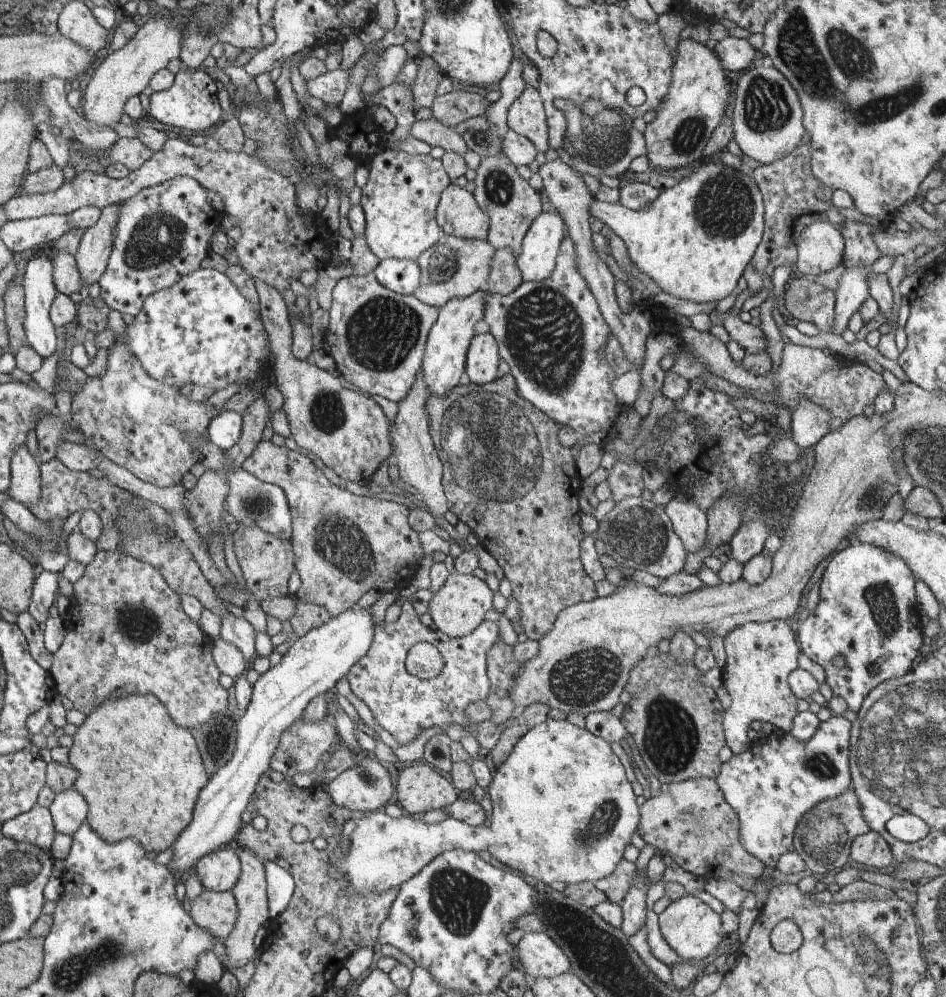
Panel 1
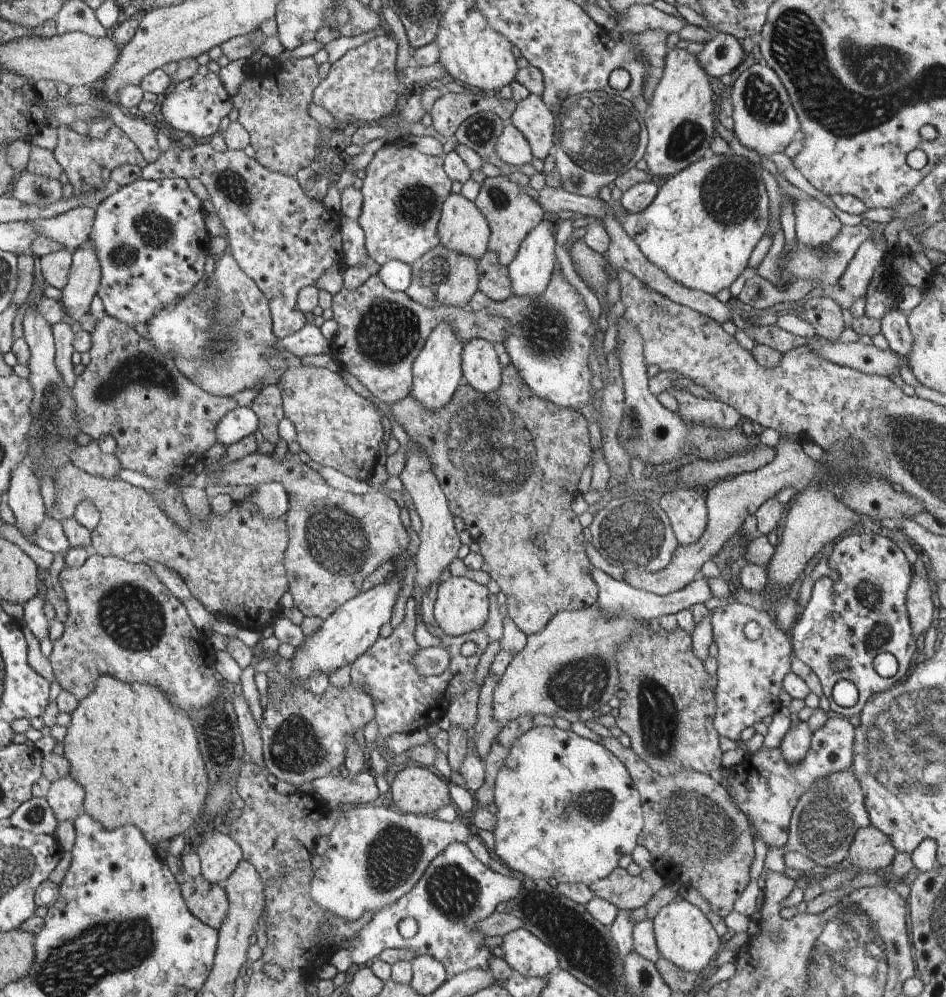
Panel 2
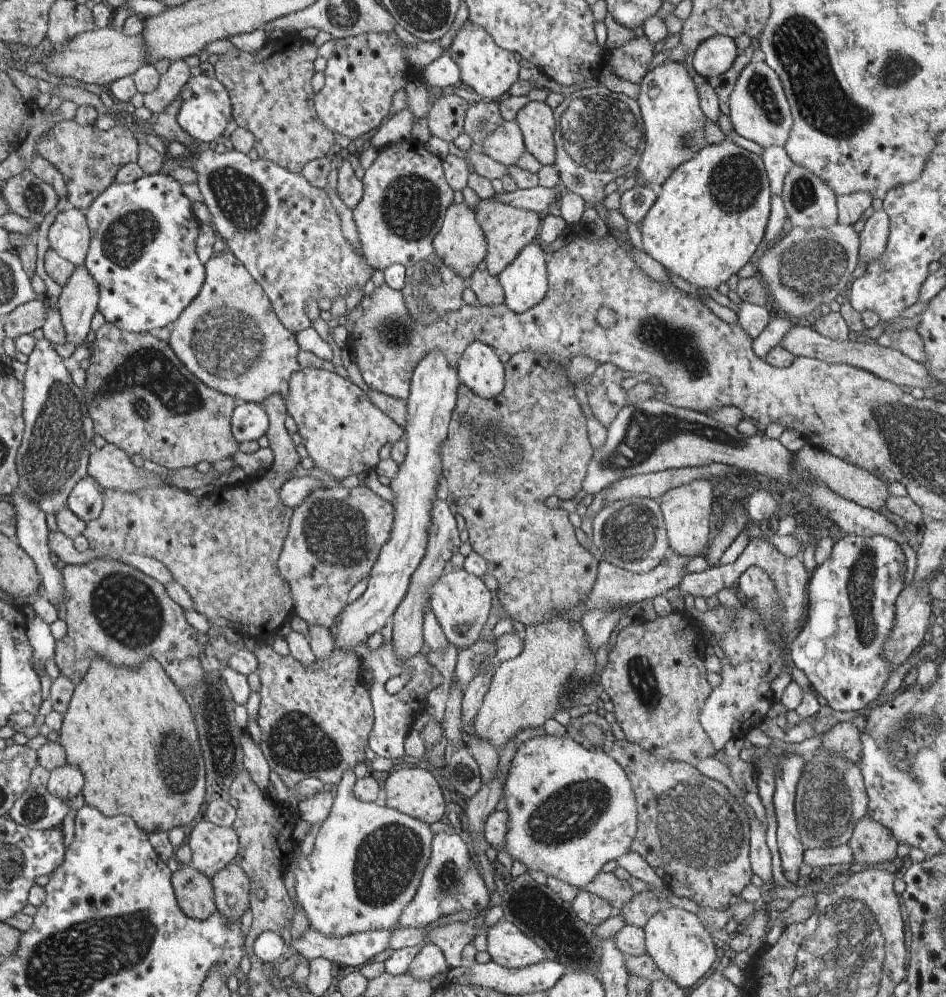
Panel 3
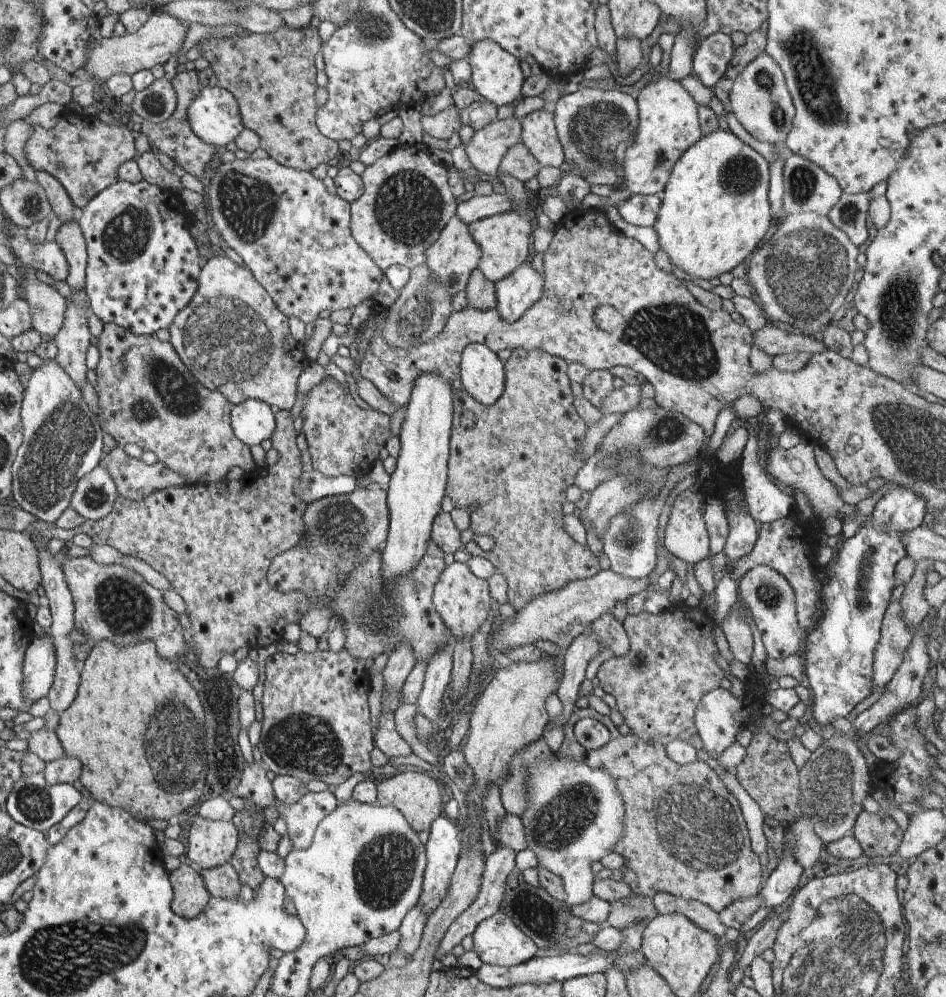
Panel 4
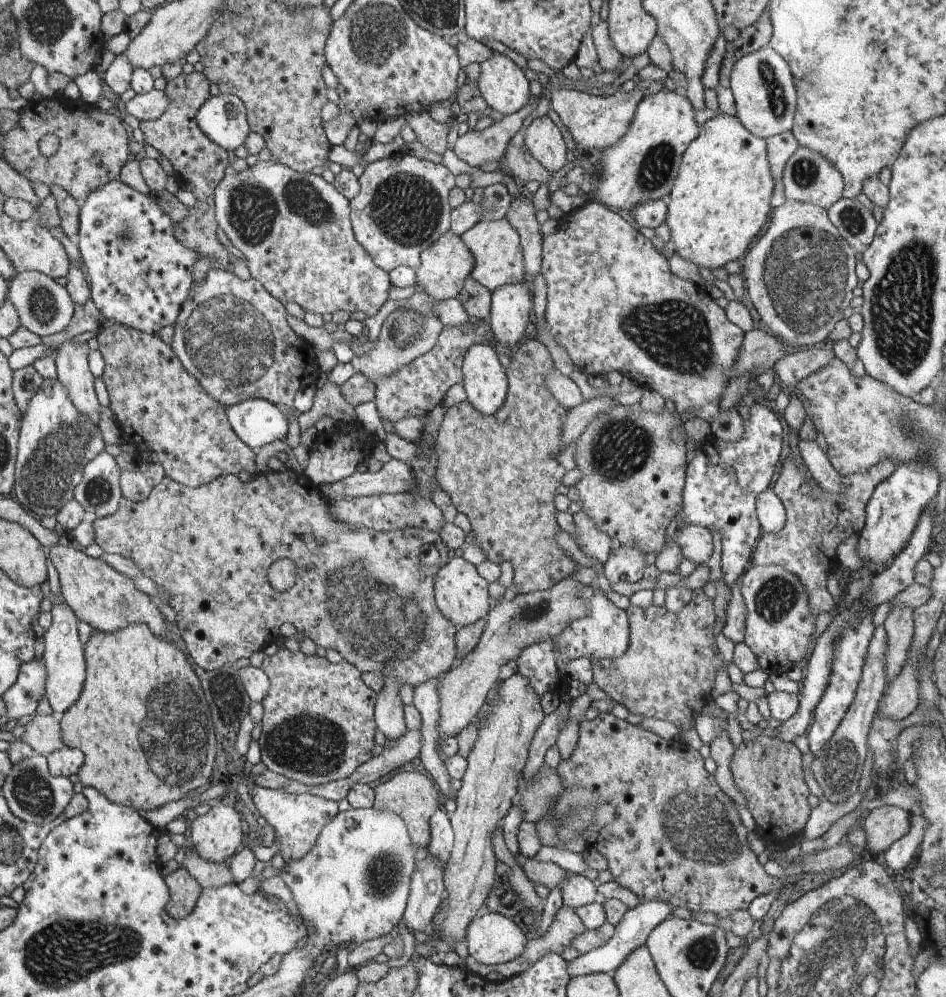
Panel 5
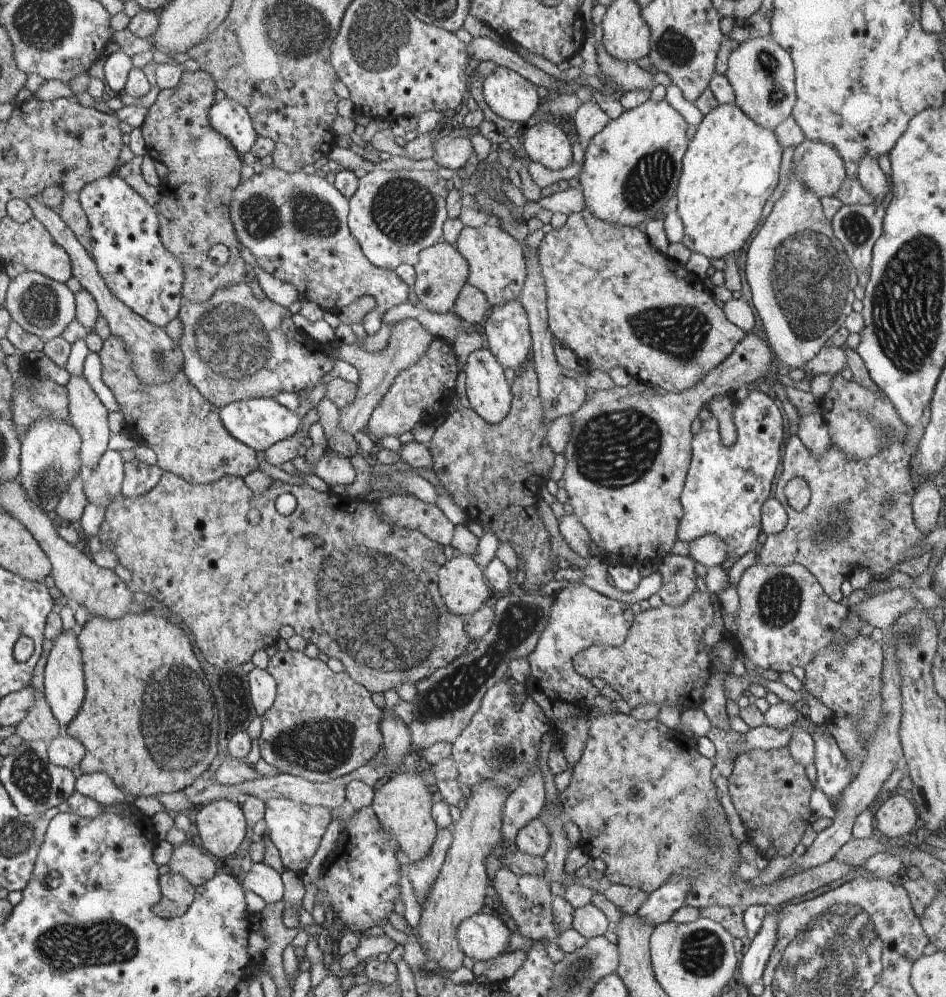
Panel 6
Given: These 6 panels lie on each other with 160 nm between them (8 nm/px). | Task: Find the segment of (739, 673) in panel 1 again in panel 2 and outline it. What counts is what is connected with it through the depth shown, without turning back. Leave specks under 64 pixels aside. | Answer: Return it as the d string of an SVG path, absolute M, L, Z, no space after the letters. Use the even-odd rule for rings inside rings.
M727 603L716 608L711 613L710 625L713 642L718 648L713 726L719 736L735 742L739 740L743 728L771 716L781 707L777 696L782 688L782 678L790 672L792 646L789 637L775 624L771 612L766 613L743 603ZM749 620L761 628L760 636L755 640L749 640L743 633L743 626Z

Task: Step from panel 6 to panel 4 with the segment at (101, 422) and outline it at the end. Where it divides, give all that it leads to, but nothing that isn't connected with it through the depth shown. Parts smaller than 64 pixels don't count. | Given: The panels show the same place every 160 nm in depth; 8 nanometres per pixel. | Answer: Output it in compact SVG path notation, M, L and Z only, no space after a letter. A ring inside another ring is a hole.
M84 290L71 291L71 298L66 300L63 324L52 342L57 348L55 362L67 372L67 376L80 390L86 382L85 353L89 345L87 318L89 304Z

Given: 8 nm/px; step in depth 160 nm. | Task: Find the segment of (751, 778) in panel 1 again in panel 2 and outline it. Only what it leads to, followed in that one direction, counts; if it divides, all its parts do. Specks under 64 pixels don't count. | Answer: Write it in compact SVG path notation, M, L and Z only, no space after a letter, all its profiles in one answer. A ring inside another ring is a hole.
M829 713L828 719L810 736L810 745L798 763L789 764L779 747L759 749L755 756L755 772L751 774L749 764L739 763L725 767L724 781L728 794L741 812L744 812L749 826L755 828L757 836L766 848L781 848L787 840L787 825L793 808L805 792L811 793L815 784L831 773L846 771L852 763L854 728L846 717Z

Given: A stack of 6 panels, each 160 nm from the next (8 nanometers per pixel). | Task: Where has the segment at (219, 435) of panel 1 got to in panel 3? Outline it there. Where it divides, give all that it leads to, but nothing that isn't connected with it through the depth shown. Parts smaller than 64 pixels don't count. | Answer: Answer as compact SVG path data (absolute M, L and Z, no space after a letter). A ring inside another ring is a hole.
M237 402L230 417L230 433L237 442L255 441L268 428L268 416L261 404Z

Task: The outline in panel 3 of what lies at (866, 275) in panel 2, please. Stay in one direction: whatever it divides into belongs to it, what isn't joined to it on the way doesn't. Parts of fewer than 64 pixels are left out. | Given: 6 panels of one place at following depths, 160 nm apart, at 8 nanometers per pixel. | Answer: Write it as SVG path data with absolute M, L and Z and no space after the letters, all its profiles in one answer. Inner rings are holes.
M881 210L879 212L873 211L871 216L869 216L869 218L867 218L867 220L865 221L863 229L858 232L858 260L859 262L861 262L861 264L863 264L863 266L865 266L865 268L868 264L875 262L876 259L878 259L880 255L883 254L888 239L888 234L889 221L887 214L885 214L884 210Z

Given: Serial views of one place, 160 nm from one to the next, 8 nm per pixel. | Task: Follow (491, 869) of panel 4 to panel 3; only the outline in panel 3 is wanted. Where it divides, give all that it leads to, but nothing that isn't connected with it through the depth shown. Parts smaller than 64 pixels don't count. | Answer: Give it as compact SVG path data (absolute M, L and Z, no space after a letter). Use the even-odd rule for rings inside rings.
M426 944L417 951L408 966L408 974L419 981L431 980L437 974L447 972L449 968L445 964L443 954L437 945Z

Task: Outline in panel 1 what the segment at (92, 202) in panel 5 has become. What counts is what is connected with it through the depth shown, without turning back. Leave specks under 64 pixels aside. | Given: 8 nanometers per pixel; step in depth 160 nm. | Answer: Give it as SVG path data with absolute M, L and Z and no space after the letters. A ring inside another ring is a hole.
M188 176L141 189L119 206L116 237L105 270L97 280L99 297L110 310L137 317L147 296L193 273L205 258L209 238L220 224L215 220L207 192Z

